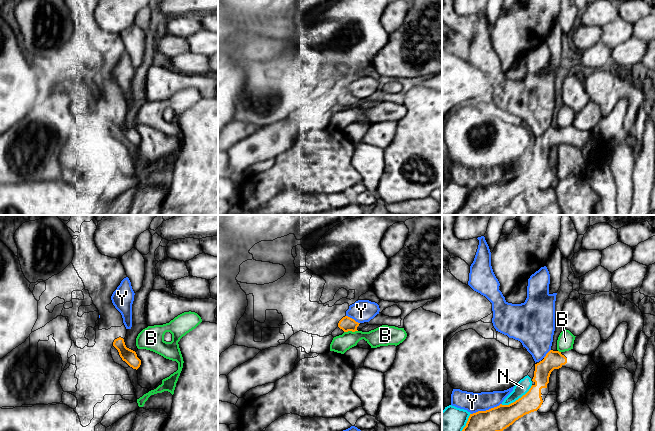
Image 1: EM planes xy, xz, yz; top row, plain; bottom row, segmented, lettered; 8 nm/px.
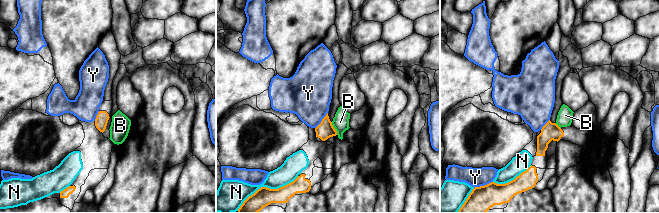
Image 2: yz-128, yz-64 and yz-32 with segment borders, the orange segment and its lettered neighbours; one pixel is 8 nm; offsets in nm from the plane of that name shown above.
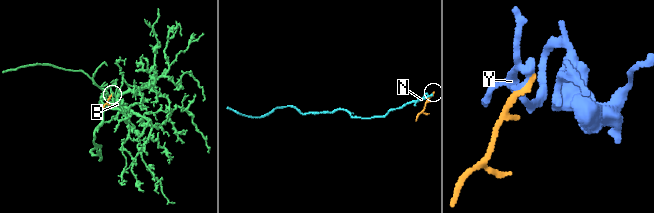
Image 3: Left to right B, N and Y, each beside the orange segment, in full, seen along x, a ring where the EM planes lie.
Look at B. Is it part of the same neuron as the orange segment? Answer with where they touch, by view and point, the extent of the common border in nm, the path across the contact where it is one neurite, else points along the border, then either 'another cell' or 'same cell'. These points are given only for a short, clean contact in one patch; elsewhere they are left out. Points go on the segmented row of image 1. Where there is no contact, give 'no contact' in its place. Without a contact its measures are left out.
xz (350, 330) | 110 nm | along xz (357, 330), (344, 332) | another cell

